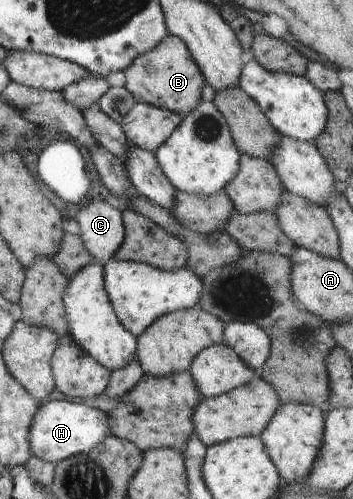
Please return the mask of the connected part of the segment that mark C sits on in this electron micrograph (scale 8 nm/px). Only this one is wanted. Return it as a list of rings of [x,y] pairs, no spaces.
[[[89,198],[81,204],[75,221],[87,251],[105,265],[125,239],[122,210],[106,201]]]

